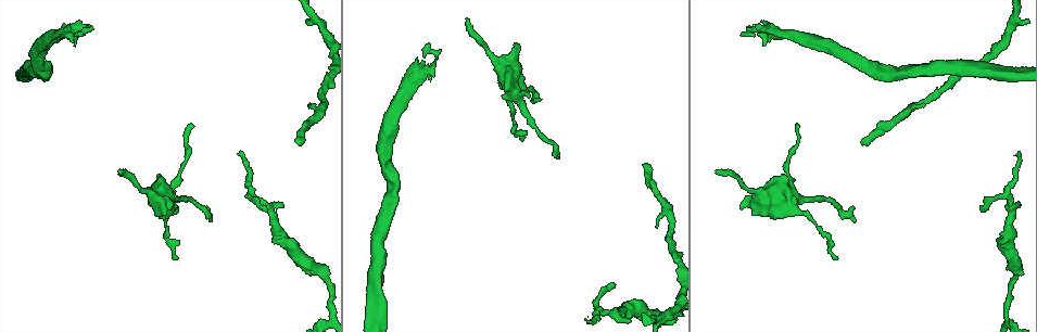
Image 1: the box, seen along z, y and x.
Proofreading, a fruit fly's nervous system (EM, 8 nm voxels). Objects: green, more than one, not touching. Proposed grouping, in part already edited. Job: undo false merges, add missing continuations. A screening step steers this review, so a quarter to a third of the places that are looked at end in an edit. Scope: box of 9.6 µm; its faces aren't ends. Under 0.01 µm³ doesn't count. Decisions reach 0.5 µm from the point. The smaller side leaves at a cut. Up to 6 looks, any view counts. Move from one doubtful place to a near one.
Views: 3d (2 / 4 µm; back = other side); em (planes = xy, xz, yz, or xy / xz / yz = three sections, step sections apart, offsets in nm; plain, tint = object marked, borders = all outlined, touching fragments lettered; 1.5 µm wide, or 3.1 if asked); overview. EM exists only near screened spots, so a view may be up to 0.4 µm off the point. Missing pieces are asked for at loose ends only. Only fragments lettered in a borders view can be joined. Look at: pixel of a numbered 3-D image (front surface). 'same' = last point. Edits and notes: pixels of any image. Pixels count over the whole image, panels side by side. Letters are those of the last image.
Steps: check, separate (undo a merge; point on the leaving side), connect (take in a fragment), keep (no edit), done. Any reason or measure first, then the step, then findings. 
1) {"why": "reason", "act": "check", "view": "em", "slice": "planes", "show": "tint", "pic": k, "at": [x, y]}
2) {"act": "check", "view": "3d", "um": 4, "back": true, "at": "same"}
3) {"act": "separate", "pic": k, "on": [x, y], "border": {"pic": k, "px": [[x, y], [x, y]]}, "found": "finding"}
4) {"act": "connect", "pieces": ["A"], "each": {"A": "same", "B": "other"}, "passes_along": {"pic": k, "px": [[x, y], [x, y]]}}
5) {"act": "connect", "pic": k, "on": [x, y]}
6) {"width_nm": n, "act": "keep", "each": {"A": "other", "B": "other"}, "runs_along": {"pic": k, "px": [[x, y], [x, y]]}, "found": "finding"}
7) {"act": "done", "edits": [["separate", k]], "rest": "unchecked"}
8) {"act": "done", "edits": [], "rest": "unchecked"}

{"why": "thin end", "act": "check", "view": "3d", "um": 4, "pic": 1, "at": [588, 323]}

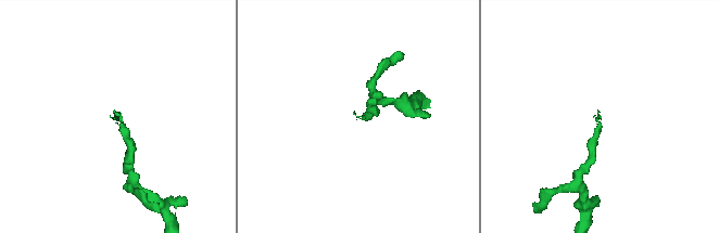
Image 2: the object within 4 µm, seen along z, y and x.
{"why": "now the EM", "act": "check", "view": "em", "slice": "xy", "step": 8, "show": "borders", "pic": 2, "at": [357, 117]}

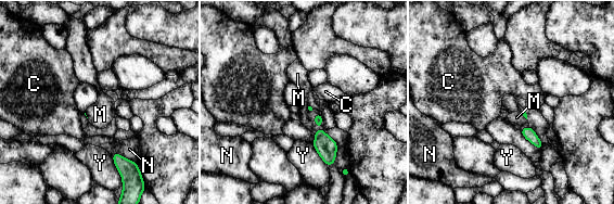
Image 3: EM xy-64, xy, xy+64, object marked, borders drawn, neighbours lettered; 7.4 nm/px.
{"act": "connect", "pieces": ["M"], "each": {"C": "other", "M": "same", "N": "other", "Y": "other"}, "passes_along": {"pic": 3, "px": [[318, 119], [315, 122], [307, 117]]}, "found": "the neuron continues"}

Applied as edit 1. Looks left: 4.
{"why": "thin end", "act": "check", "view": "3d", "um": 4, "pic": 1, "at": [614, 285]}

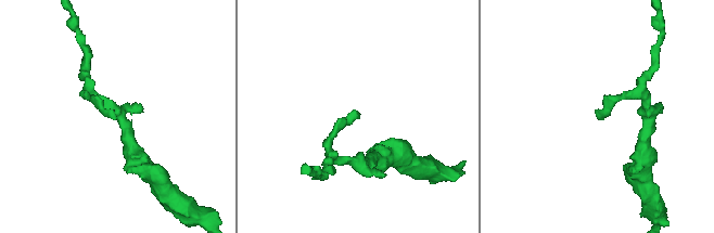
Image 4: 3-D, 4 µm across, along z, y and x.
{"act": "check", "view": "em", "slice": "xy", "step": 8, "show": "tint", "pic": 4, "at": [115, 118]}

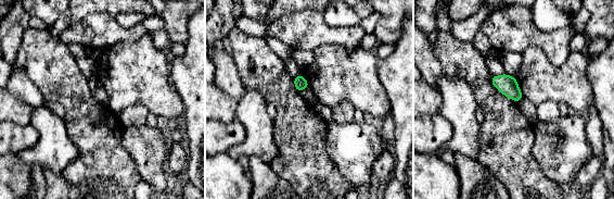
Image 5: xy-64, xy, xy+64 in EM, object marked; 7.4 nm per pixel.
{"act": "check", "view": "em", "slice": "planes", "show": "borders", "at": "same"}

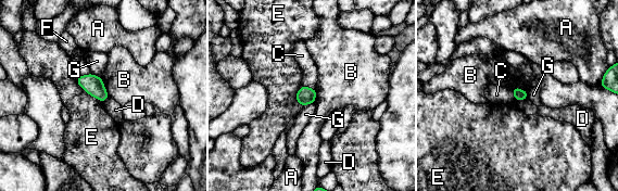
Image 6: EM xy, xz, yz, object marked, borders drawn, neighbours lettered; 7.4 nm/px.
{"act": "keep", "each": {"A": "other", "B": "other", "C": "other", "D": "other", "E": "other", "F": "other", "G": "other"}, "border": {"pic": 6, "px": [[527, 98], [515, 101]]}, "found": "no lettered fragment goes on from it"}

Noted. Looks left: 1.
{"act": "done", "edits": [["connect", 3]], "rest": "unchecked"}

